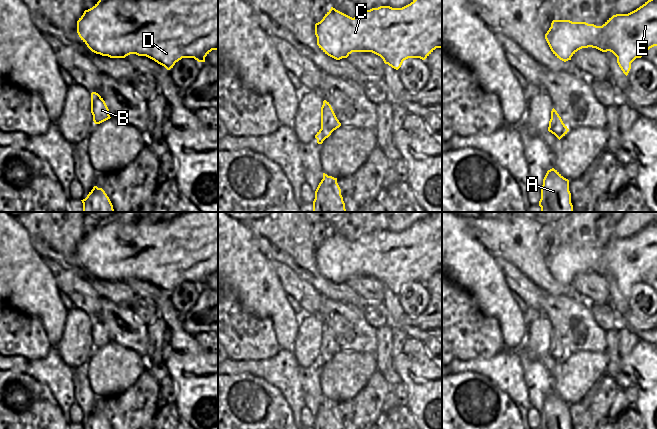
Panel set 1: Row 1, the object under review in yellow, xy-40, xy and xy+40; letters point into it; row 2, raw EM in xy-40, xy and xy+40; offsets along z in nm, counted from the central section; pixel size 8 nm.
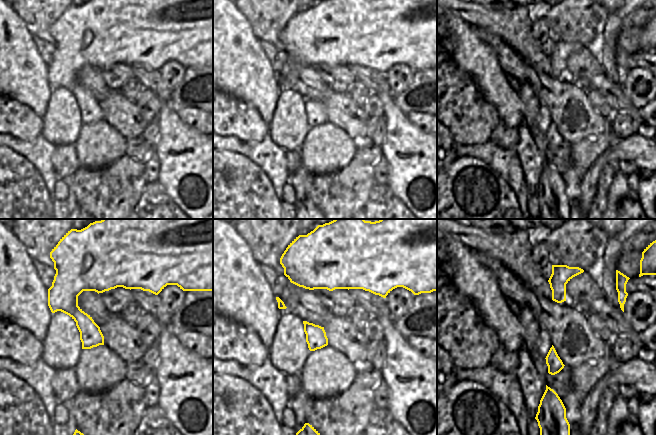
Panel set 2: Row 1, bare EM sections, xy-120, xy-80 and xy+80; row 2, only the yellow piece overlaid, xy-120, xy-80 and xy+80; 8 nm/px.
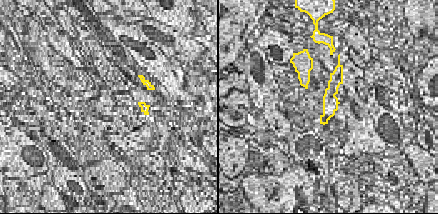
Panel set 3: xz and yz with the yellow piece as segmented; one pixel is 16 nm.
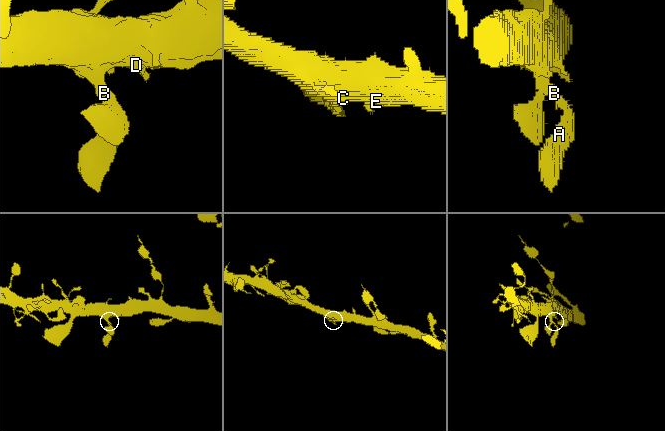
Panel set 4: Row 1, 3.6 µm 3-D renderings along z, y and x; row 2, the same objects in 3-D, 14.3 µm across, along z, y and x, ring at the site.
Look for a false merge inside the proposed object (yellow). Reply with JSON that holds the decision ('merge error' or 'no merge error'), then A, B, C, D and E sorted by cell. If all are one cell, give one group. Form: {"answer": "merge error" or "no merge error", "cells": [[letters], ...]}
{"answer": "no merge error", "cells": [["A", "B", "C", "D", "E"]]}

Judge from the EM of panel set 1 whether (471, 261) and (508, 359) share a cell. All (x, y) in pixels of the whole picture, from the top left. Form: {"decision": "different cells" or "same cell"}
{"decision": "different cells"}

